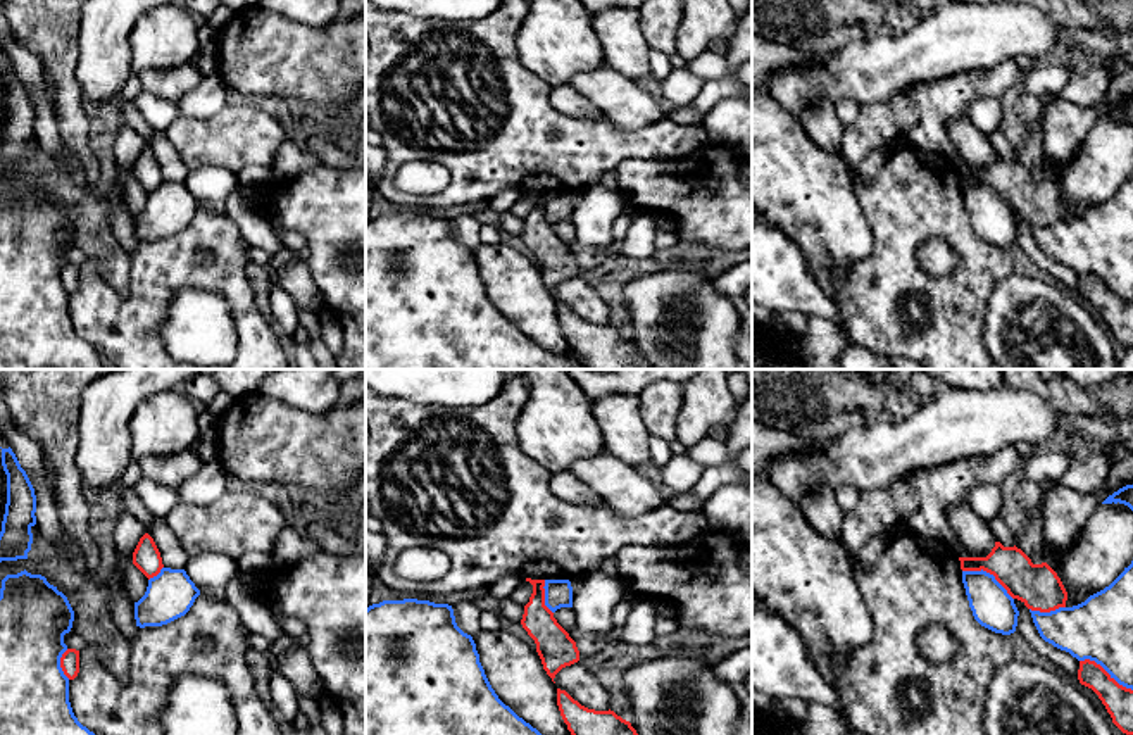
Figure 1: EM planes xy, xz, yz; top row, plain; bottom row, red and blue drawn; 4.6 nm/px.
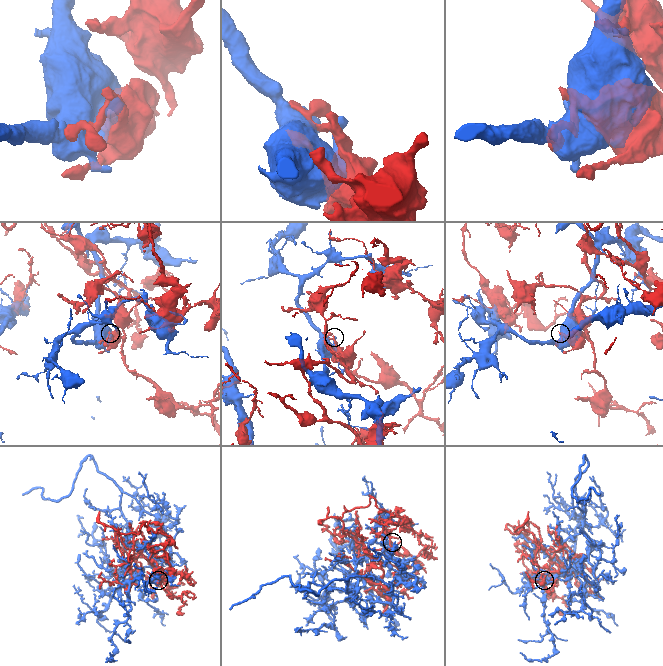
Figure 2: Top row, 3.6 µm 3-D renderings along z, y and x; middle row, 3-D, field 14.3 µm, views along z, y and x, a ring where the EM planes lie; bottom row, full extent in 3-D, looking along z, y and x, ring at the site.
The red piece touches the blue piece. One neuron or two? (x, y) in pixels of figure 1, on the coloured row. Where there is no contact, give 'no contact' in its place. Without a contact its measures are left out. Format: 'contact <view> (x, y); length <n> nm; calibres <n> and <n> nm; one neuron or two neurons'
contact yz (990, 573); length 280 nm; calibres 200 and 190 nm; two neurons

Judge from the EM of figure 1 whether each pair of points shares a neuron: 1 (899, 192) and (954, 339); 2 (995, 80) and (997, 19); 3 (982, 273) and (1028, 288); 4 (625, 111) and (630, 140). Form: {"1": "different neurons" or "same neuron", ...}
{"1": "same neuron", "2": "different neurons", "3": "different neurons", "4": "different neurons"}

